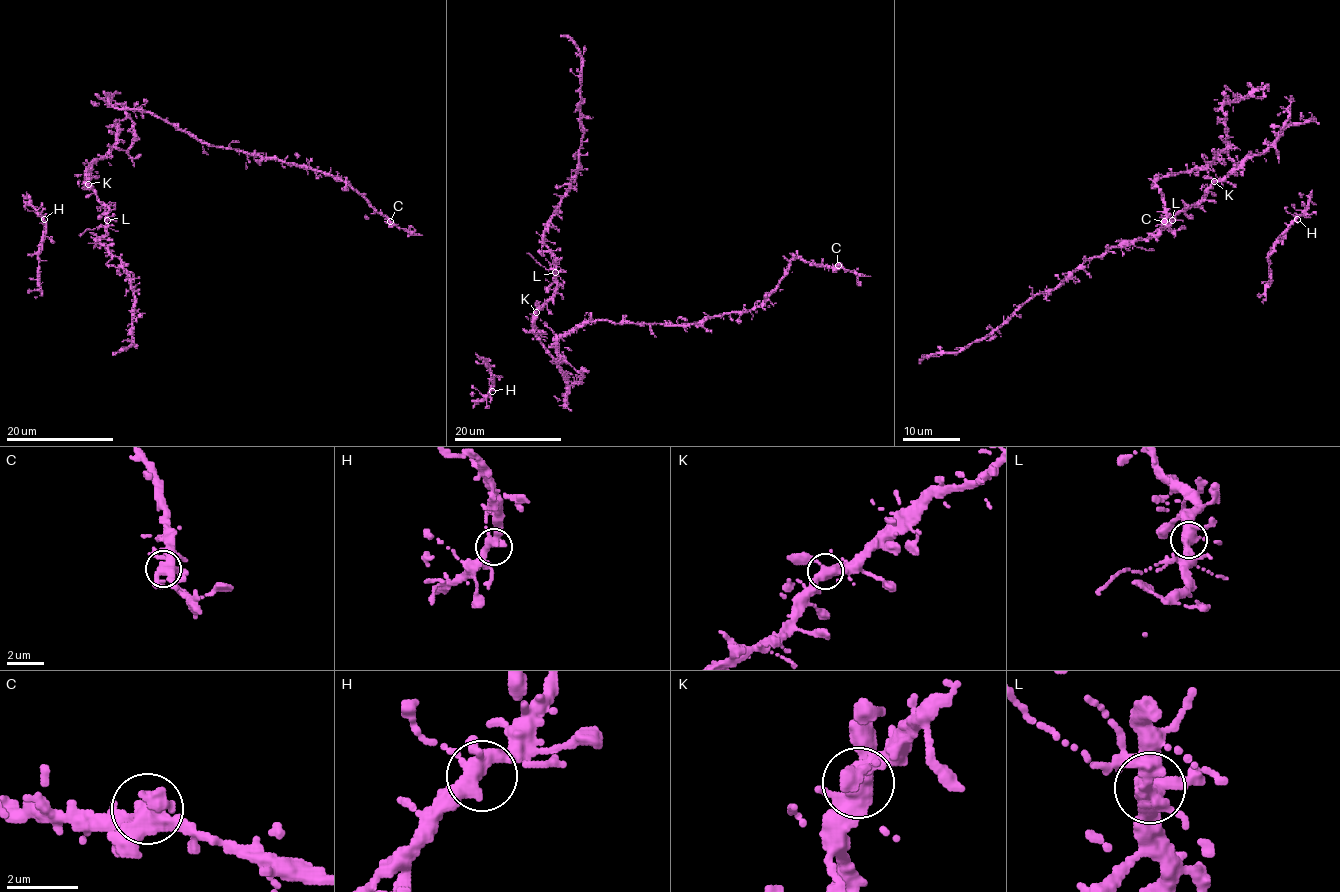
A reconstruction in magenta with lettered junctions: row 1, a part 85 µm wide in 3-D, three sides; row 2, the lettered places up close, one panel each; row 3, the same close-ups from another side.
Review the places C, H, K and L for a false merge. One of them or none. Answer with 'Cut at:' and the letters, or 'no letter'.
Cut at: no letter

